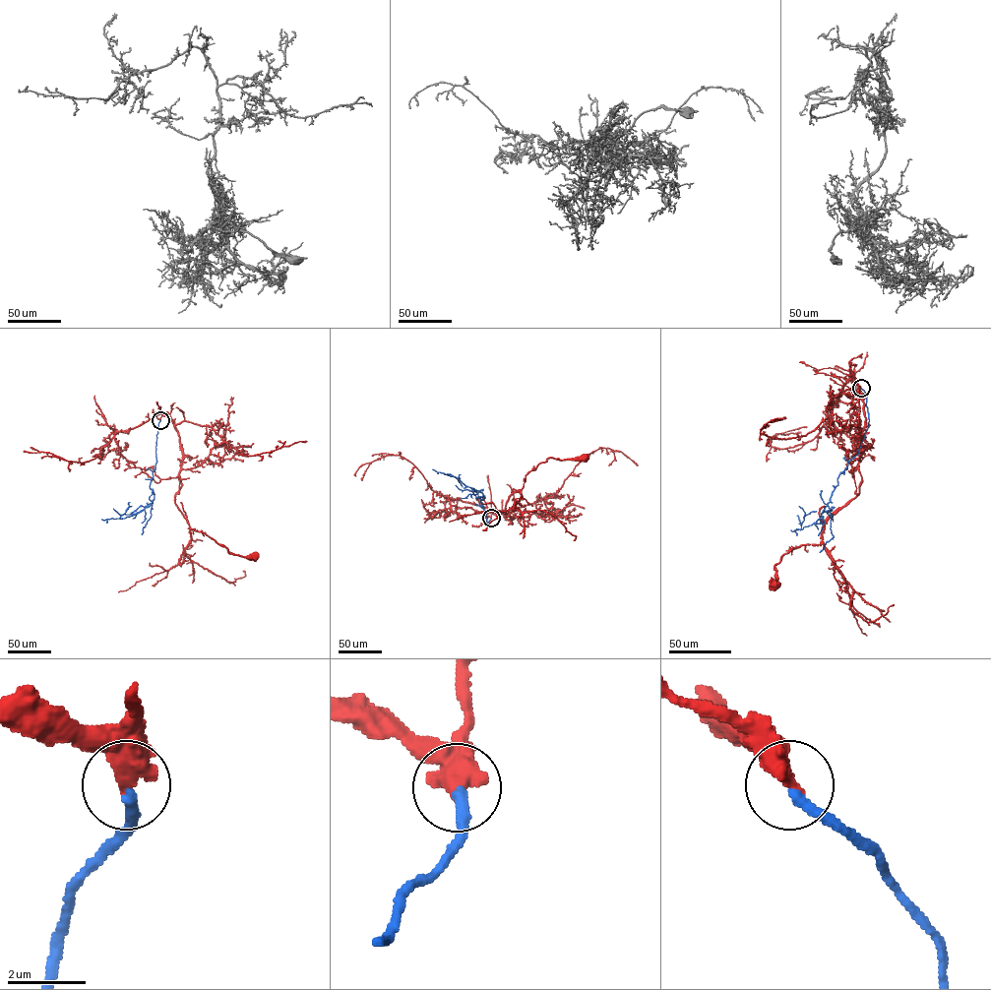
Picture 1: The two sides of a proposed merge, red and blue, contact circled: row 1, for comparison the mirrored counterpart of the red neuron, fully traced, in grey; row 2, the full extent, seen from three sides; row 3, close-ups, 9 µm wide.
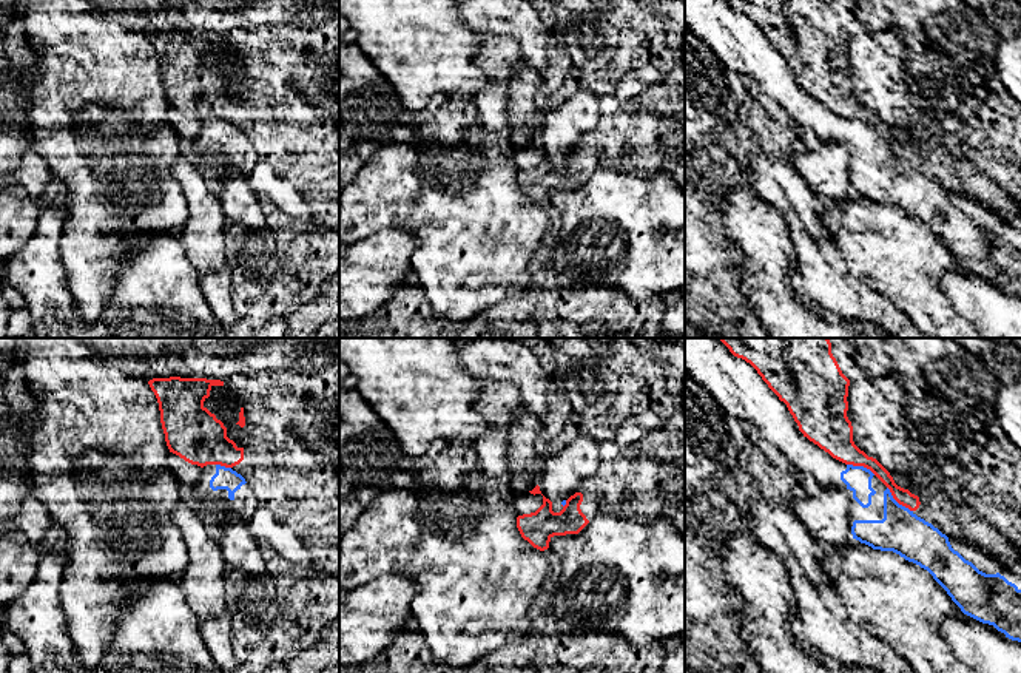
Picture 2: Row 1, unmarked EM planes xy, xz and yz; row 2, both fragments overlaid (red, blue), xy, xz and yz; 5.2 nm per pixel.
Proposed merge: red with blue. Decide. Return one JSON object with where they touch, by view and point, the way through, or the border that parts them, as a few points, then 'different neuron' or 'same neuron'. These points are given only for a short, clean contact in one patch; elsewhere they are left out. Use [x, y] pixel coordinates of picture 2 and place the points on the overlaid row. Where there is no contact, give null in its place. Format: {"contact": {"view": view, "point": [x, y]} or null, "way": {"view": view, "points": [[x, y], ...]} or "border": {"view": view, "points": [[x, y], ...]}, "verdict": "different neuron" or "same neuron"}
{"contact": {"view": "yz", "point": [898, 502]}, "border": {"view": "yz", "points": [[887, 486], [890, 494], [912, 511]]}, "verdict": "different neuron"}

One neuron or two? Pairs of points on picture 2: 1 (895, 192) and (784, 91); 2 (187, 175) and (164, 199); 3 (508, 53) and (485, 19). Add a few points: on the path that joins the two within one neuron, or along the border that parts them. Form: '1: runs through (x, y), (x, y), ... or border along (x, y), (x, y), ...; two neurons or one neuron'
1: runs through (872, 162), (841, 130), (827, 127), (813, 114); one neuron
2: border along (173, 176), (185, 199); two neurons
3: border along (483, 33), (508, 34), (518, 43); two neurons

